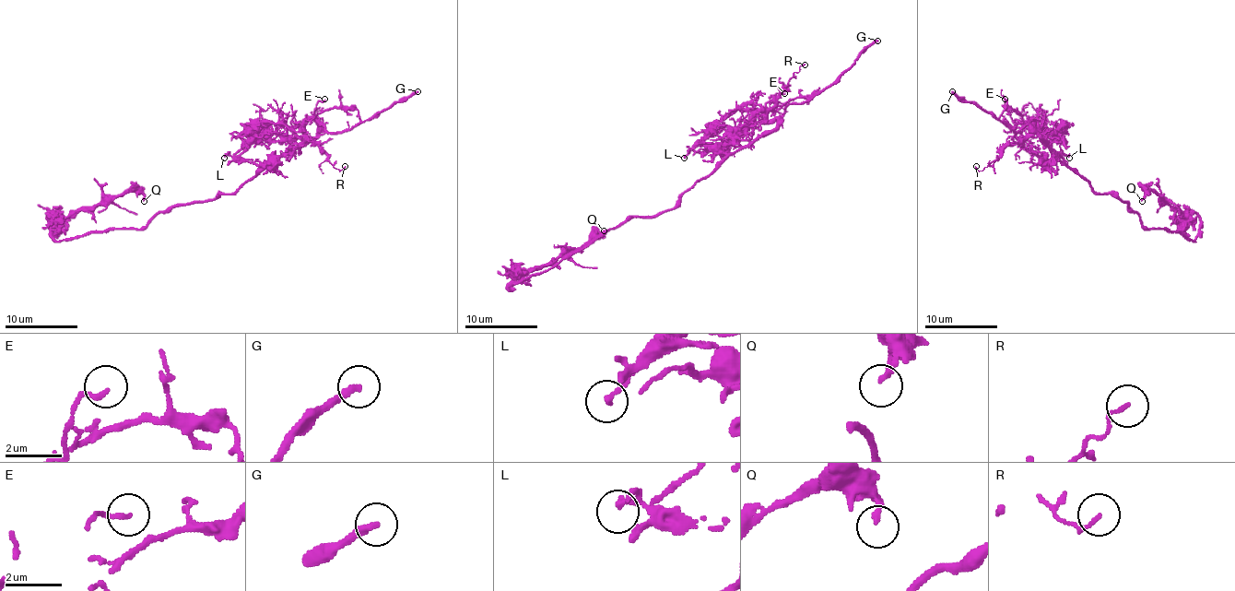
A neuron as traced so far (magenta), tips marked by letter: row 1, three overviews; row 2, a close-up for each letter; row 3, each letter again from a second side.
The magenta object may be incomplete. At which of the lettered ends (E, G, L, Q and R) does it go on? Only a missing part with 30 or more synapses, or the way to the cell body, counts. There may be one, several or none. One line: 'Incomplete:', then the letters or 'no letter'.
Incomplete: G

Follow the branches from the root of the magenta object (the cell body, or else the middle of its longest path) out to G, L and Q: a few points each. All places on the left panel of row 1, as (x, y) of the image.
G: (194, 203), (233, 194), (278, 158), (308, 143), (323, 124), (328, 132), (350, 130), (417, 91)
L: (194, 203), (233, 194), (278, 158), (308, 143), (317, 126), (302, 121), (224, 158)
Q: (194, 203), (171, 205), (140, 229), (52, 236), (51, 214), (92, 210), (127, 192), (144, 201)

